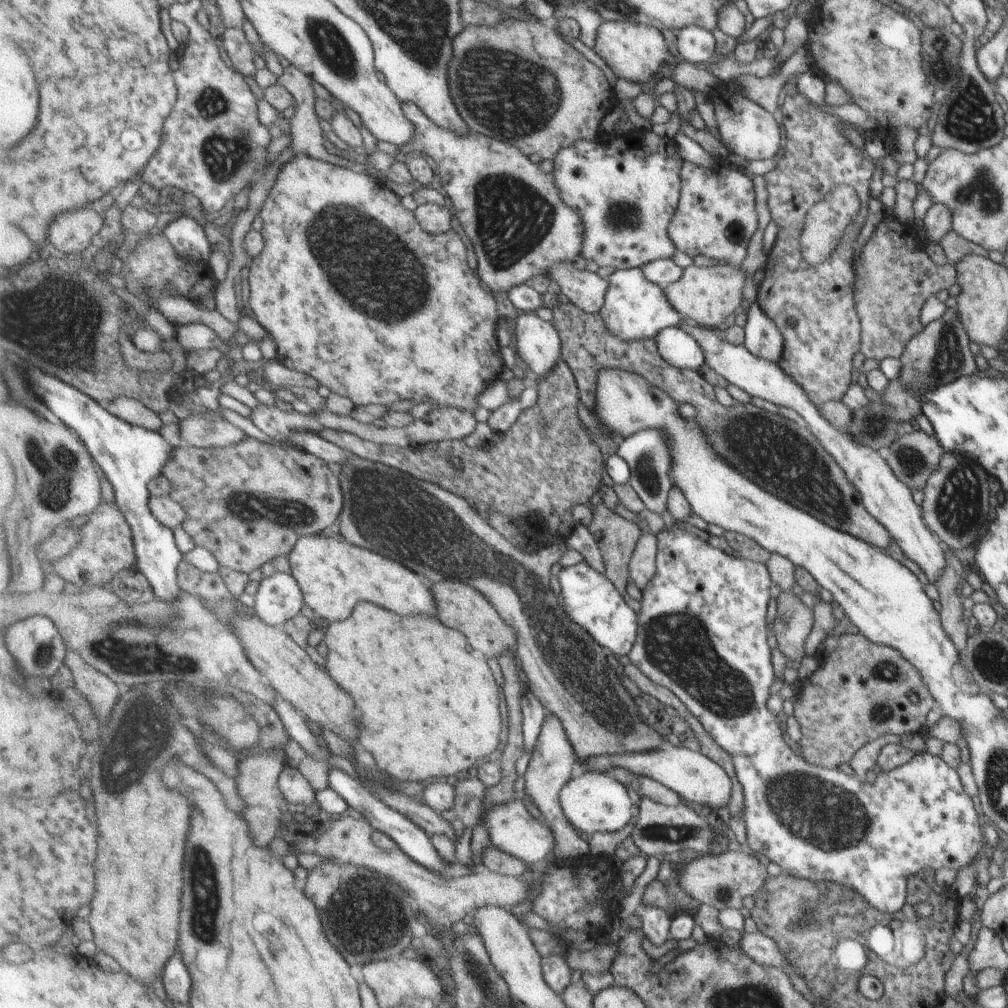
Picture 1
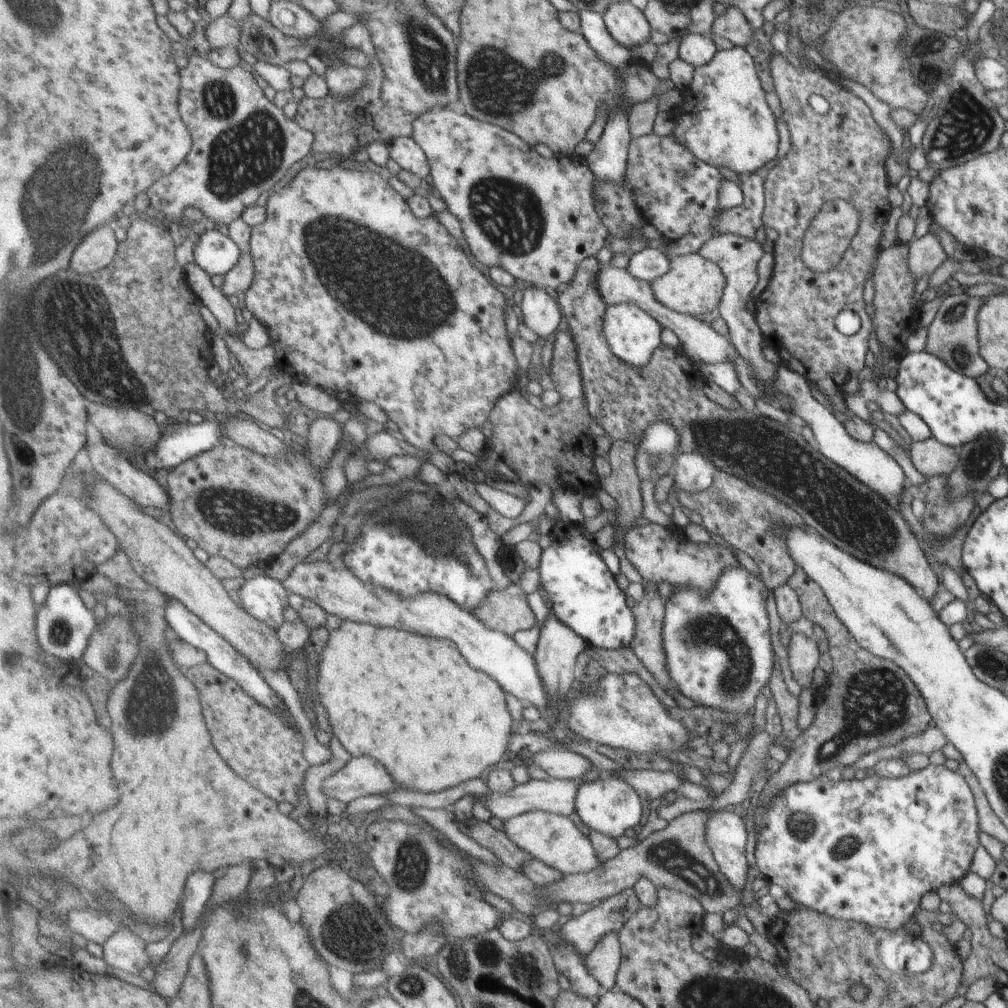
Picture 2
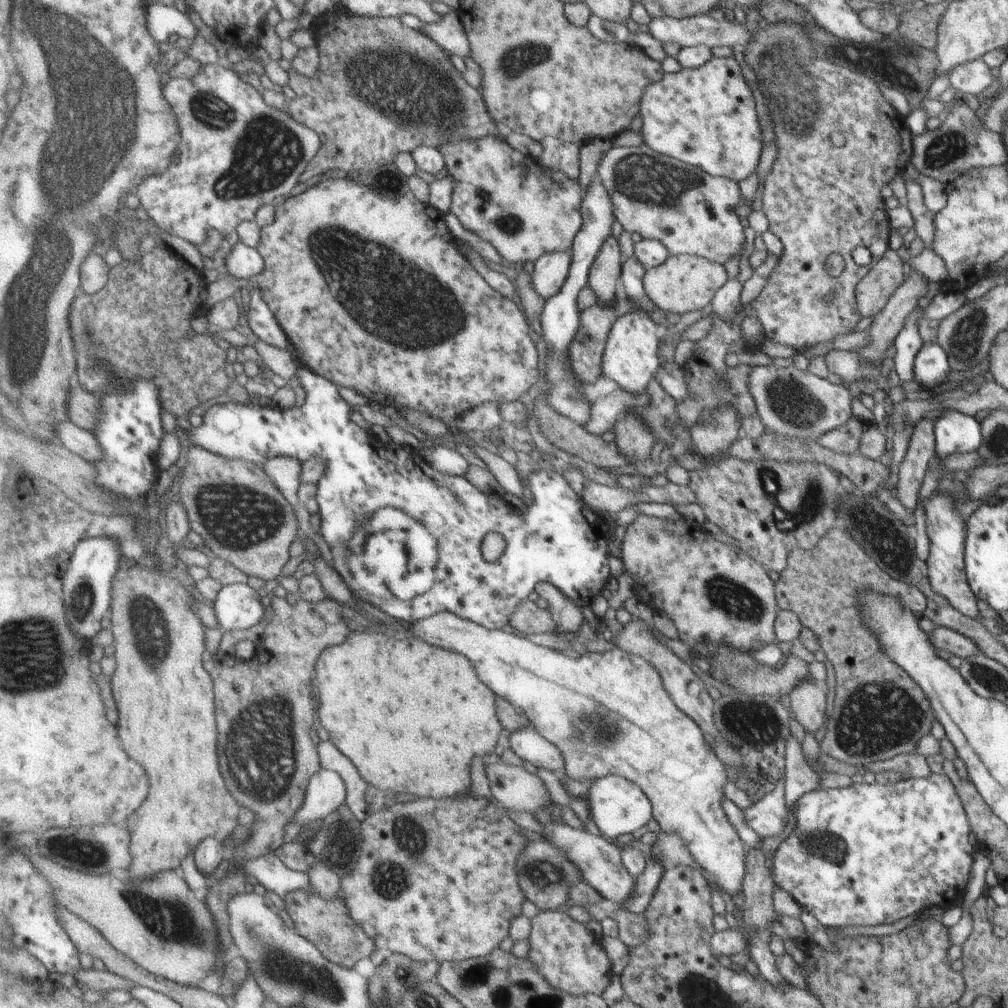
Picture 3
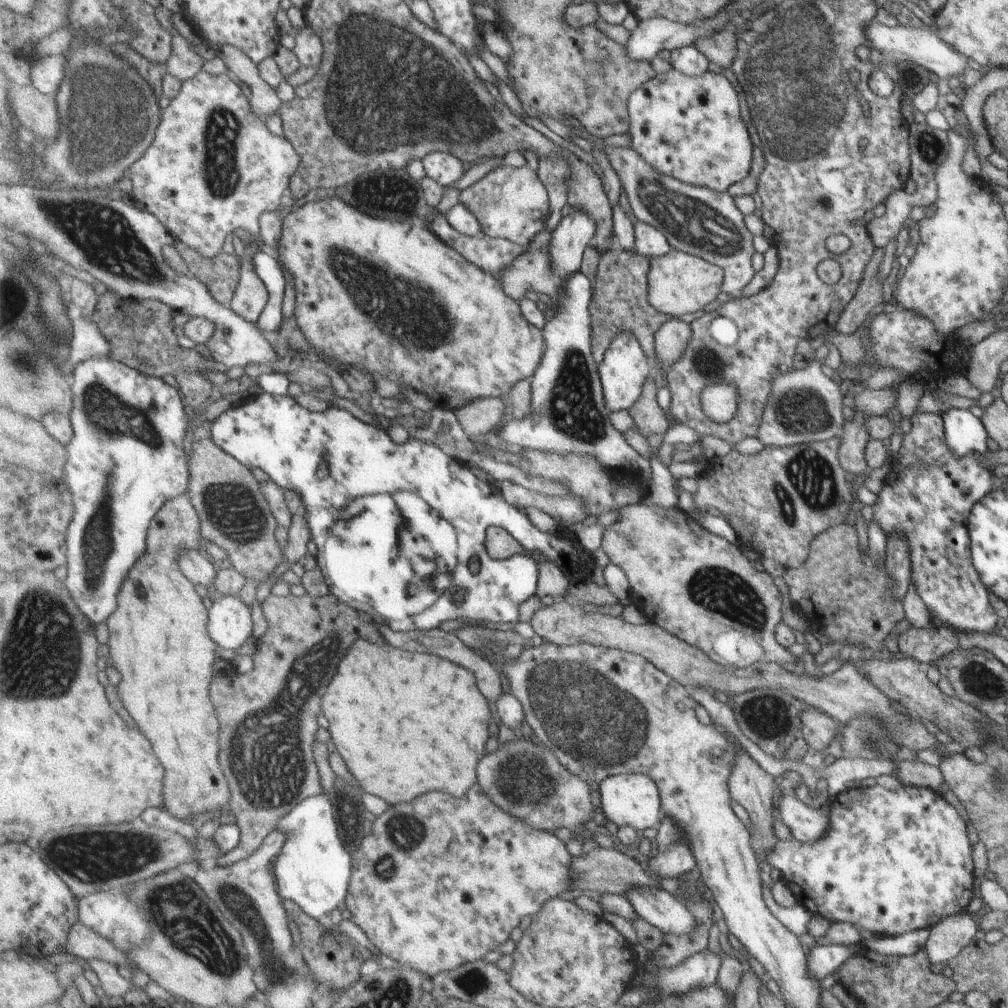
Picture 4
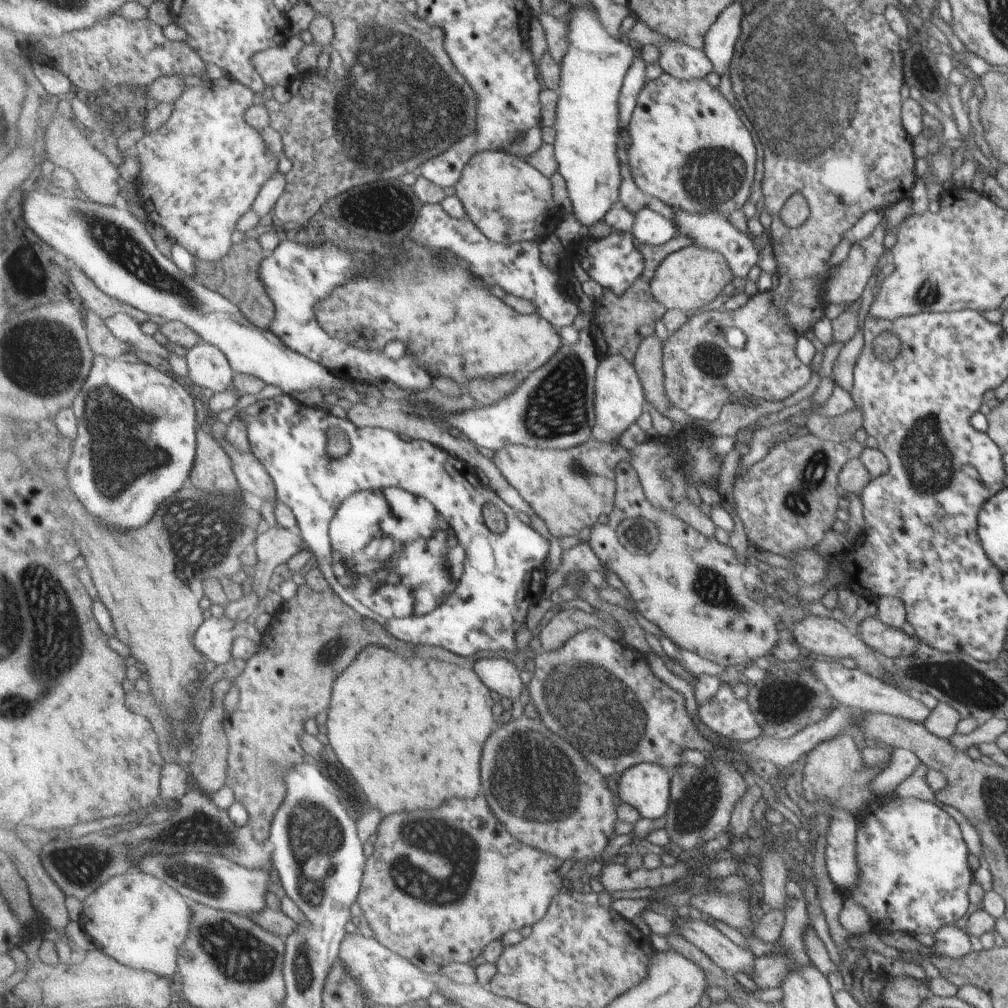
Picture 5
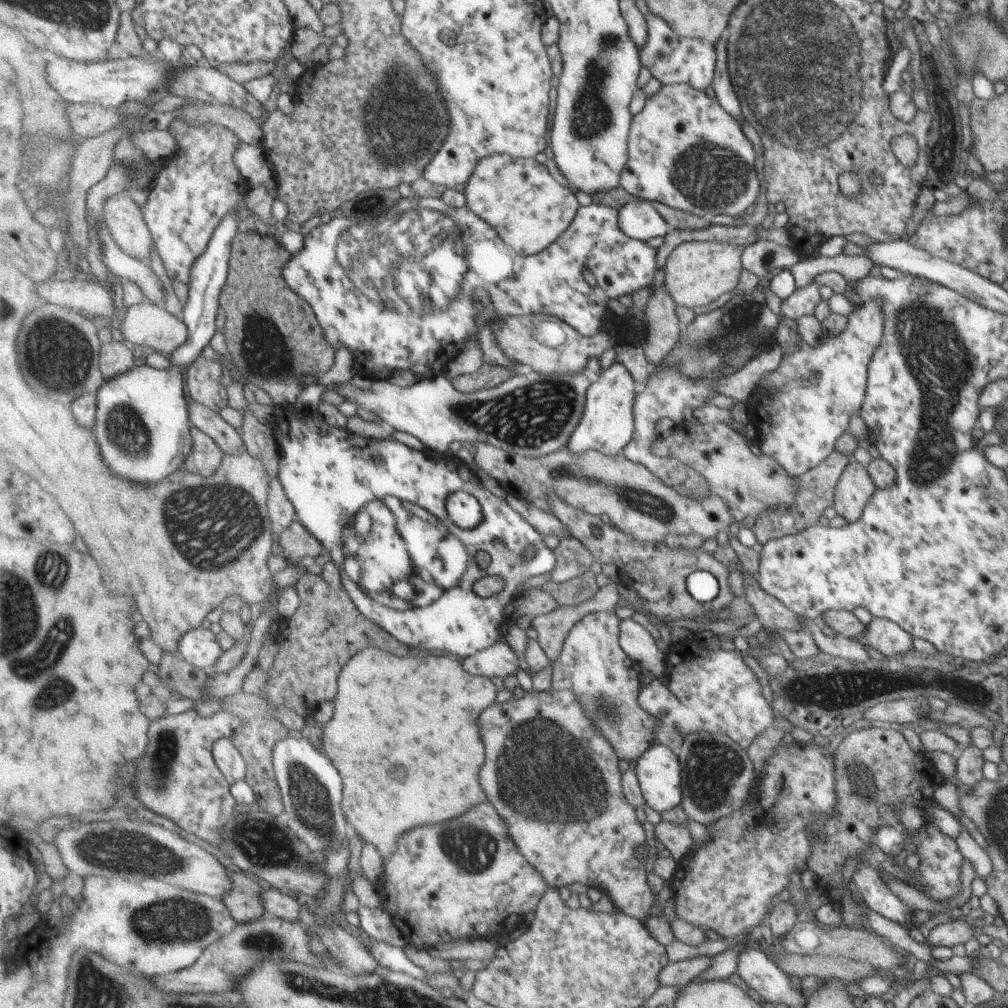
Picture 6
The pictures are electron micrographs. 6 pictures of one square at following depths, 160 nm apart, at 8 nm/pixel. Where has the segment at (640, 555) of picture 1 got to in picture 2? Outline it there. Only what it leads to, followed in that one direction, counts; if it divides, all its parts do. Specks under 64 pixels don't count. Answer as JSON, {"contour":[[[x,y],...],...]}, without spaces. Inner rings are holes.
{"contour":[[[655,581],[644,582],[644,596],[633,606],[637,632],[632,650],[665,692],[666,688],[678,692],[678,687],[672,683],[664,668],[665,654],[660,637],[664,604],[659,597]]]}

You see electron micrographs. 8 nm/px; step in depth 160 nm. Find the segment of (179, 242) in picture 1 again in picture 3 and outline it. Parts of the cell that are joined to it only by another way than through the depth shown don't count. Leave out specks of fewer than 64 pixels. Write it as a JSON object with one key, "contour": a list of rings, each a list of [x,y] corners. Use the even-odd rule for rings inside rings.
{"contour":[[[235,238],[231,239],[231,246],[225,263],[232,277],[253,280],[266,271],[265,260],[257,248],[250,248]]]}

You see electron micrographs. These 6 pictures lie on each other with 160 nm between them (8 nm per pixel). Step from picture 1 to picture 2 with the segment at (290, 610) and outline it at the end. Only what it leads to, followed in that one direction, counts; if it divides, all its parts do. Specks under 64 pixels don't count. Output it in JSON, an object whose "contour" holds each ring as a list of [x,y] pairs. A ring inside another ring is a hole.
{"contour":[[[268,575],[253,576],[234,593],[241,606],[255,619],[270,627],[279,628],[285,624],[285,610],[289,606],[289,592],[283,581]]]}

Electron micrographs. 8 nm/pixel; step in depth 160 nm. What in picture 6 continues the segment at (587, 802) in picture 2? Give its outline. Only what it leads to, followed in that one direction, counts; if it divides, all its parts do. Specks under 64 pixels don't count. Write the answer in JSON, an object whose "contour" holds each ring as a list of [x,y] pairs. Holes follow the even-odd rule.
{"contour":[[[655,744],[635,768],[645,803],[657,814],[681,803],[681,770],[673,747]]]}

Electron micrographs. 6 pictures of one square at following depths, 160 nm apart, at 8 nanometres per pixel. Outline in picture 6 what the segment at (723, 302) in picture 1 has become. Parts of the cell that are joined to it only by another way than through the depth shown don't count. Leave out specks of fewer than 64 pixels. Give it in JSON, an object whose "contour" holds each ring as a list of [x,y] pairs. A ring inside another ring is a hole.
{"contour":[[[689,241],[673,247],[664,262],[663,284],[677,307],[688,309],[705,306],[737,286],[741,264],[739,246],[715,241]]]}

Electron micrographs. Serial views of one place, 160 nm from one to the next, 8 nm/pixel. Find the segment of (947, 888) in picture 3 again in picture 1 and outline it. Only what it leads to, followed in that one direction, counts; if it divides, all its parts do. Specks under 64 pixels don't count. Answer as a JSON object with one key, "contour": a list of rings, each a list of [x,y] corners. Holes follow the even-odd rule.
{"contour":[[[664,526],[655,534],[655,576],[641,592],[642,599],[639,601],[638,610],[638,640],[627,654],[628,662],[635,665],[647,678],[670,690],[690,713],[699,721],[703,730],[730,756],[735,769],[737,780],[741,783],[744,796],[744,813],[746,844],[753,854],[756,854],[766,863],[775,862],[781,866],[781,871],[800,879],[811,879],[816,883],[839,883],[857,891],[874,909],[884,913],[898,913],[905,906],[907,882],[915,875],[921,874],[923,868],[928,866],[931,870],[937,868],[961,869],[968,864],[983,846],[979,820],[975,816],[975,810],[971,806],[969,796],[963,792],[957,774],[951,770],[939,756],[933,756],[925,748],[923,752],[912,751],[900,744],[888,743],[880,748],[877,754],[875,767],[880,771],[876,774],[873,784],[867,784],[854,776],[846,776],[839,770],[815,768],[807,766],[797,752],[791,752],[791,748],[783,742],[779,720],[767,710],[767,696],[769,686],[773,682],[773,668],[769,662],[769,644],[765,638],[765,614],[767,614],[767,600],[769,600],[769,575],[763,563],[758,563],[745,558],[733,558],[717,548],[711,548],[707,542],[699,540],[697,536],[685,534],[681,530]]]}

